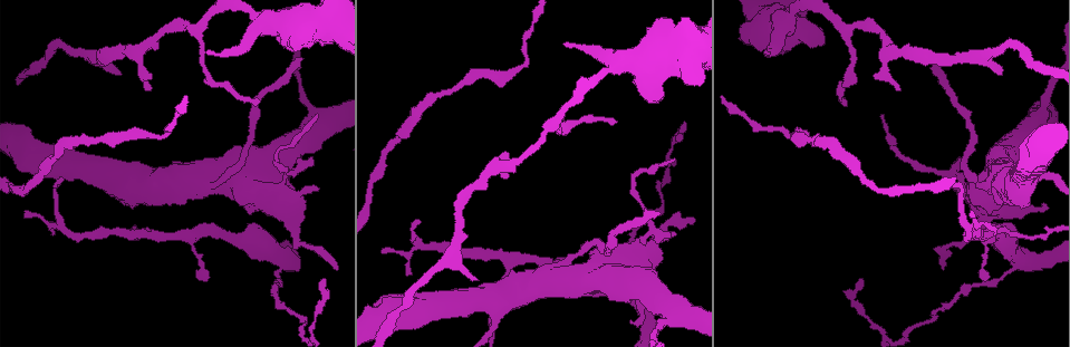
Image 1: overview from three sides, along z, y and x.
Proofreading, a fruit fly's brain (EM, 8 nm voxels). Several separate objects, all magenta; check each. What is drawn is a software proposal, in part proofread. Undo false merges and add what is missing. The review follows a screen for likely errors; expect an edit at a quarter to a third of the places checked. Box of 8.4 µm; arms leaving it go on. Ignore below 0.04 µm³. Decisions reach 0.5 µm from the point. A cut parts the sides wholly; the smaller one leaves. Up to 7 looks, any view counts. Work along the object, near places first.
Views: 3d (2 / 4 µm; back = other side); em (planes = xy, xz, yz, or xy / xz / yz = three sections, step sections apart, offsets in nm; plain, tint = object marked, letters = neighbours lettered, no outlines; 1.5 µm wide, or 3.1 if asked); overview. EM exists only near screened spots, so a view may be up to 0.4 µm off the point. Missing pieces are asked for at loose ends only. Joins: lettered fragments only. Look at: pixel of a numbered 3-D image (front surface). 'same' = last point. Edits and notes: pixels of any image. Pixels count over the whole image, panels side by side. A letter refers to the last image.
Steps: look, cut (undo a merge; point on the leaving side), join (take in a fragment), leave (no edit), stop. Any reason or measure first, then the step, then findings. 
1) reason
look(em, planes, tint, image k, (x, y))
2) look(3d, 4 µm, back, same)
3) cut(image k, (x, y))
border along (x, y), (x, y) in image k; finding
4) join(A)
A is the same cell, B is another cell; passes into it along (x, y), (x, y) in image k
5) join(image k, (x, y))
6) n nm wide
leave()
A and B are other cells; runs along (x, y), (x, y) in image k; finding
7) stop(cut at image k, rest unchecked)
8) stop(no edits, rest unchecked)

free end
look(3d, 4 µm, image 1, (478, 280))

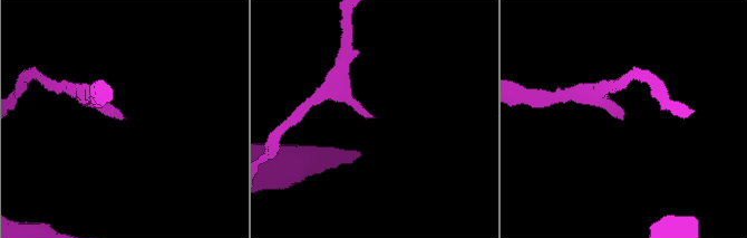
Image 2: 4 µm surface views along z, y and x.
look(em, planes, letters, image 2, (372, 116))

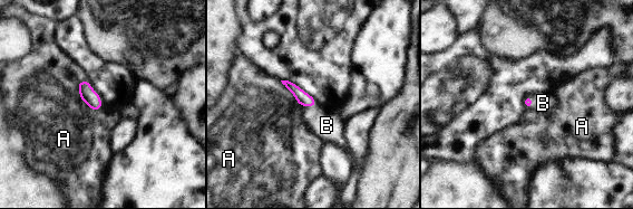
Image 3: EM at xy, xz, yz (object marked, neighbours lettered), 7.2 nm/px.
join(B)
B is the same cell, A is another cell; passes into it along (303, 98), (309, 105), (327, 125) in image 3; it goes on there

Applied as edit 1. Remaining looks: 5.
branch stops here
look(em, xy, step 8, letters, image 1, (25, 218))

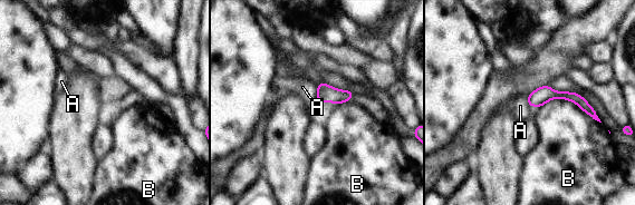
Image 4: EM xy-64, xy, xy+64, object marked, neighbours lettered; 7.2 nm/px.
120 nm wide
leave()
A and B are other cells; runs along (530, 97), (573, 96), (593, 114) in image 4; none of them fits

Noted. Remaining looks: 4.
stop(join at image 3, rest unchecked)

